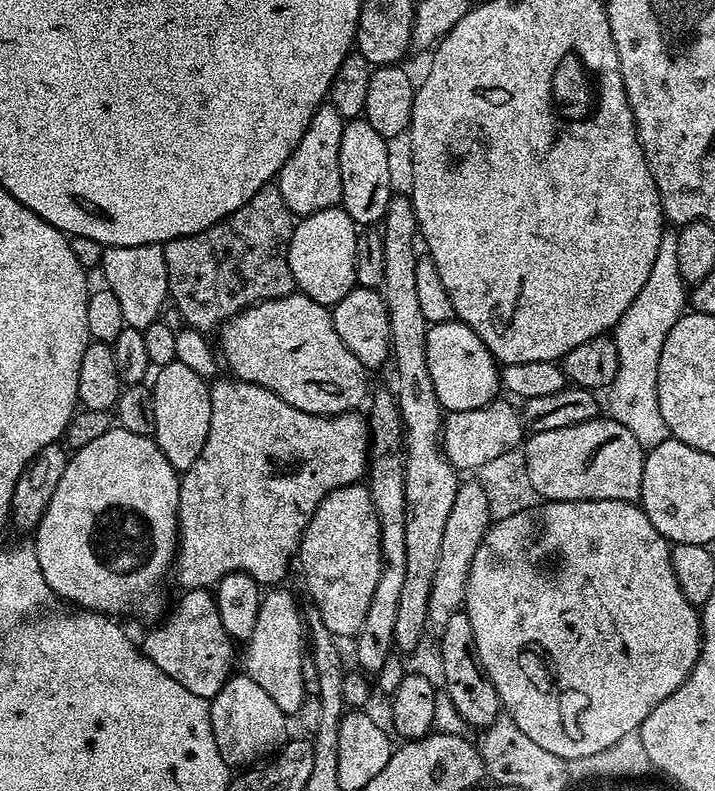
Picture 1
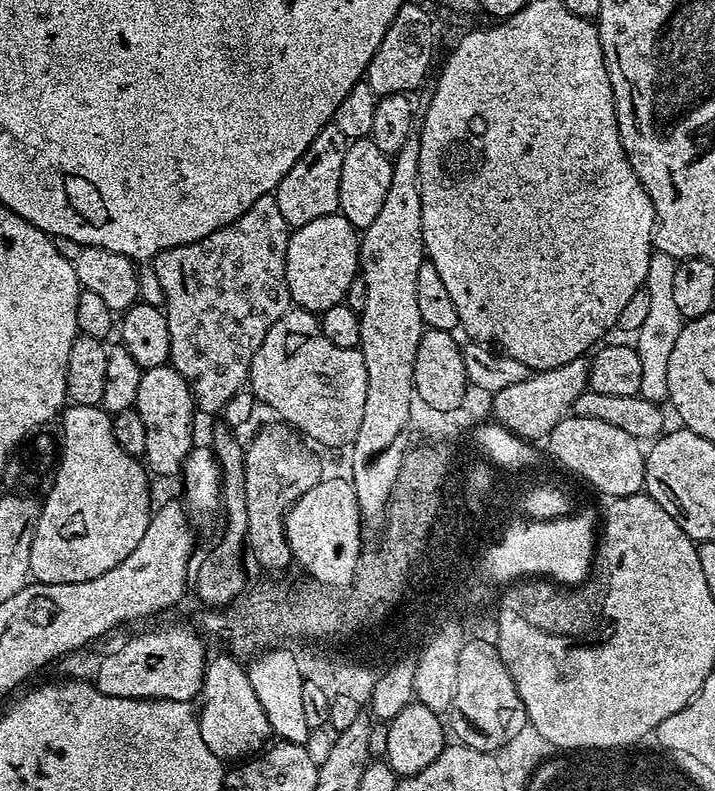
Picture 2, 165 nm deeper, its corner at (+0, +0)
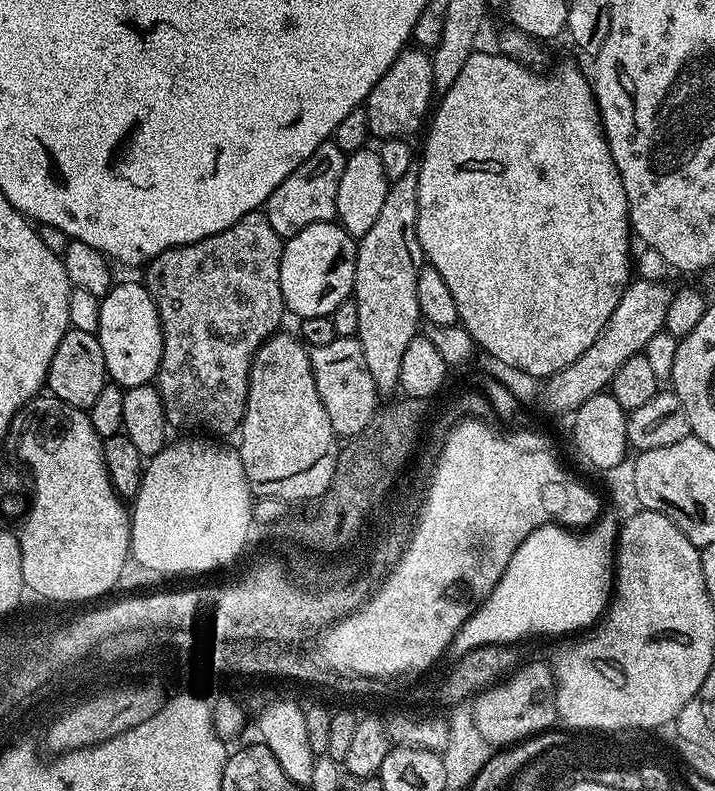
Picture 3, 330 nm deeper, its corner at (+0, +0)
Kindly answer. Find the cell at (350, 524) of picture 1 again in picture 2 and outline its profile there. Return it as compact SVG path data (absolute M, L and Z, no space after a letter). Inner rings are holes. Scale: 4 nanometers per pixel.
M340 476L322 478L302 498L298 498L284 518L288 545L293 561L305 568L307 575L335 589L349 589L355 582L355 571L360 566L360 528L358 494L354 494L351 479Z

